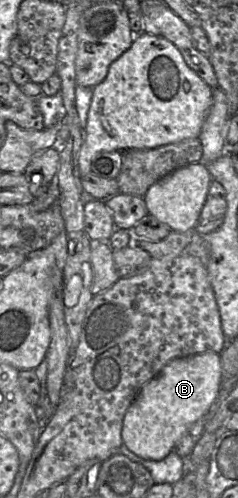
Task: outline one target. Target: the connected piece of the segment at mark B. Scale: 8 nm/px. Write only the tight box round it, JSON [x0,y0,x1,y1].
[121,352,221,459]

